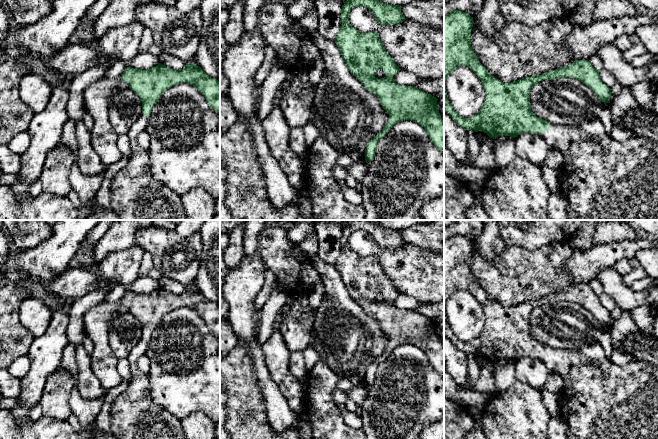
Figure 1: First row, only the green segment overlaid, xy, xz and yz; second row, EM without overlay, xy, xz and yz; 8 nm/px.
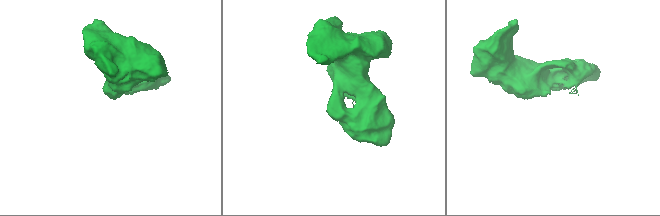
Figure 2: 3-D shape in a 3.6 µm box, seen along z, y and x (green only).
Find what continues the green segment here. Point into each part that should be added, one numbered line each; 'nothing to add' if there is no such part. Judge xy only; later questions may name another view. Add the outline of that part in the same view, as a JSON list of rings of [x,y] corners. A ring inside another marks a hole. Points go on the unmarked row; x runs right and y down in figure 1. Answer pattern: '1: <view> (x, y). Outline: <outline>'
1: xy (134, 415). Outline: [[[141,338],[127,356],[132,378],[127,389],[117,396],[111,406],[111,433],[117,439],[186,439],[181,420],[152,401],[150,382],[137,366],[148,344],[148,340]]]

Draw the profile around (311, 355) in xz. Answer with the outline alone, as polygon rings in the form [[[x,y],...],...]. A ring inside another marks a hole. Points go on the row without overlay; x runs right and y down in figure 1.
[[[311,343],[303,352],[303,356],[304,356],[305,364],[308,371],[310,371],[314,367],[314,365],[317,363],[317,361],[320,359],[319,352],[315,348],[315,346]]]

